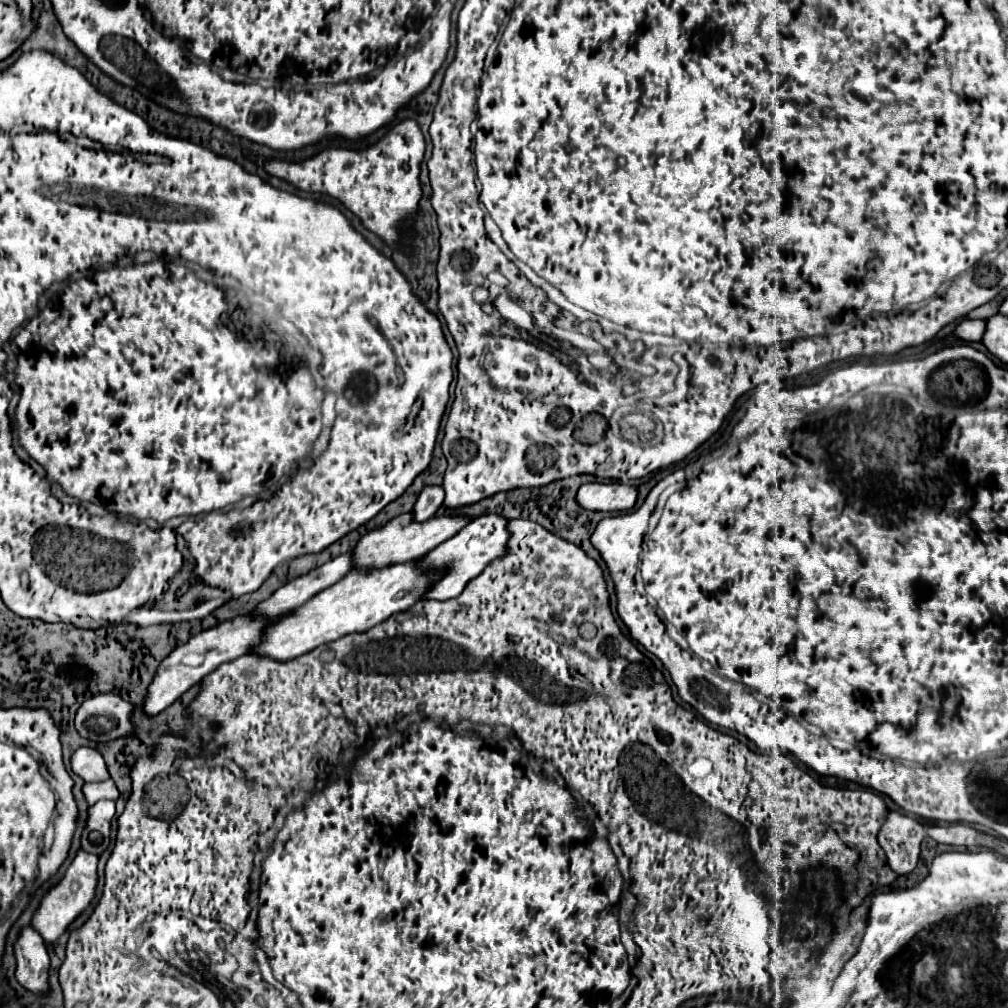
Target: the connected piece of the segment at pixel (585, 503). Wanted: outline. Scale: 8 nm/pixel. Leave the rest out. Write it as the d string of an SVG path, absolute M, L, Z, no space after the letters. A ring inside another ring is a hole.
M585 483L575 501L587 511L629 511L637 501L637 489L623 483Z

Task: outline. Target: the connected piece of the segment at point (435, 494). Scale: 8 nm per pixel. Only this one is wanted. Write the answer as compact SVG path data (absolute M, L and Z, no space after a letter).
M425 487L413 505L413 519L423 523L435 515L435 511L443 503L443 489L441 487Z

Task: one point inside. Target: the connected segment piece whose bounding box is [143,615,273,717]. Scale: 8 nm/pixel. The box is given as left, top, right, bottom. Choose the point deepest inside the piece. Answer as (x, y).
(186, 666)

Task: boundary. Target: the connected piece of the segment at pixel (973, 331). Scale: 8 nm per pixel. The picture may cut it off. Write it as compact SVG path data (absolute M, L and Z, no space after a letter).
M963 319L957 329L955 335L967 343L971 341L981 341L983 337L983 329L985 329L985 321L971 321L971 319Z

